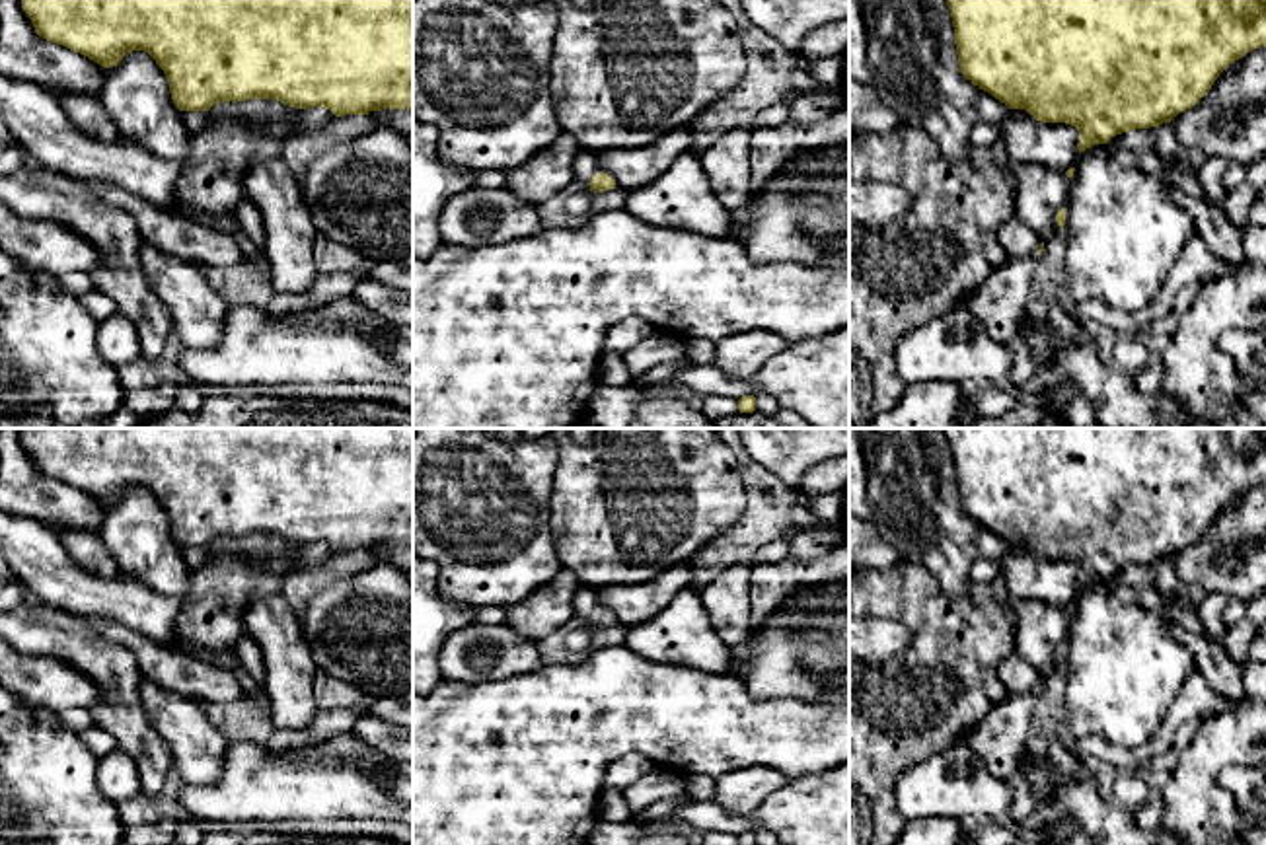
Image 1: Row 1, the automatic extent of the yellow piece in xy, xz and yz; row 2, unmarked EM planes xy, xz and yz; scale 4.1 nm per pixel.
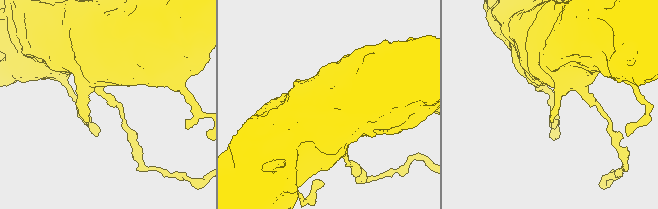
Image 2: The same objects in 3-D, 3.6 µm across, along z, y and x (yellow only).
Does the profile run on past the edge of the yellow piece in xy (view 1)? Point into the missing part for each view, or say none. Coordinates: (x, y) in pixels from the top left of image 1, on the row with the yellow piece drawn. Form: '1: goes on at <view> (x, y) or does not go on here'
1: does not go on here

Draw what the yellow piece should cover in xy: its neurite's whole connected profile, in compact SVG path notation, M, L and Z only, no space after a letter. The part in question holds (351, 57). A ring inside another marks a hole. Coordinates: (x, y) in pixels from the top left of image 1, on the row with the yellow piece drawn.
M21 0L21 8L39 37L103 68L117 66L127 53L148 53L164 70L179 111L245 99L325 107L335 117L413 111L413 0Z

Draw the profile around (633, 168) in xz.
M688 127L674 129L656 142L643 148L610 148L596 152L596 160L625 193L649 185L680 154L691 150L691 132Z

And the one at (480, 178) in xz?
M469 169L471 187L495 189L504 187L504 171L503 169Z

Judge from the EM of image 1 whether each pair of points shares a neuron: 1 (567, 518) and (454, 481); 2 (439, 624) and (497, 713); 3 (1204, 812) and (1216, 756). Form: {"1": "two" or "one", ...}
{"1": "two", "2": "two", "3": "one"}

